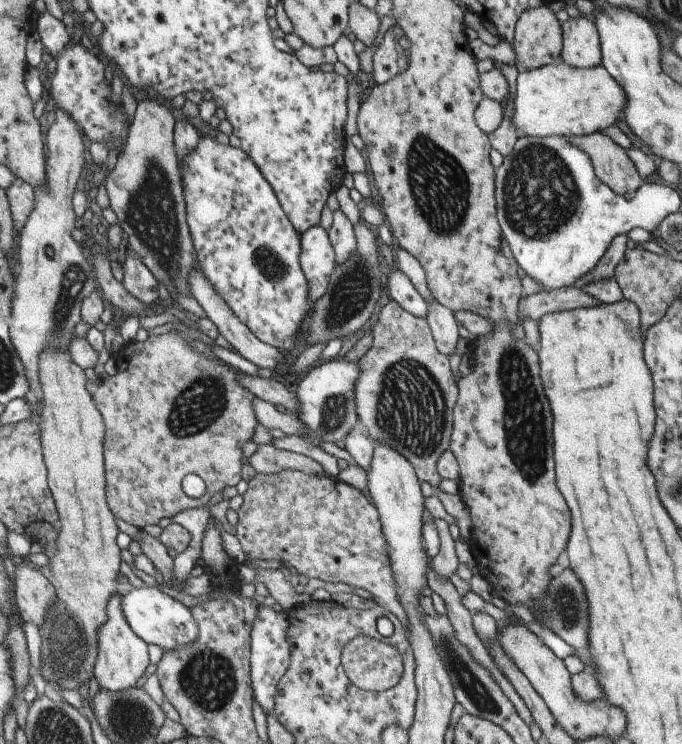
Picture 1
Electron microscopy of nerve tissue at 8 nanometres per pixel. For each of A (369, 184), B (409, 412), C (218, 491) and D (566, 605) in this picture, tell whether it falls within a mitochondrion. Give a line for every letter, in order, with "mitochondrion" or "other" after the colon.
A: other
B: mitochondrion
C: other
D: mitochondrion

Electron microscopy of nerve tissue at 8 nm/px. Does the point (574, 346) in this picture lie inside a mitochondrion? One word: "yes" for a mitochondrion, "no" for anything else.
no

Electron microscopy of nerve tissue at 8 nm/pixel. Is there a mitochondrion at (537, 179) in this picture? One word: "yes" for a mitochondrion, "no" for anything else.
yes

